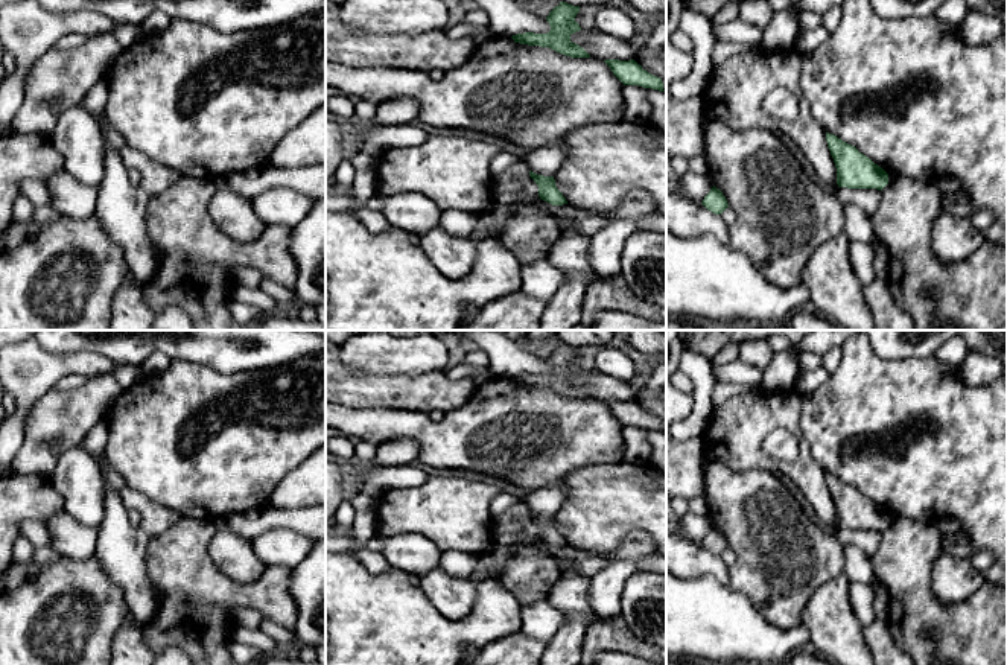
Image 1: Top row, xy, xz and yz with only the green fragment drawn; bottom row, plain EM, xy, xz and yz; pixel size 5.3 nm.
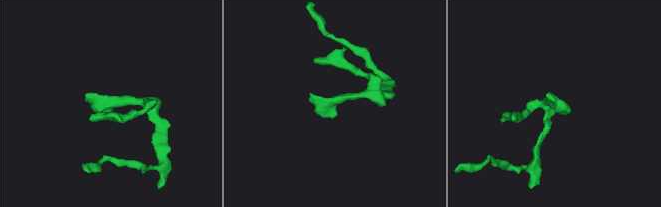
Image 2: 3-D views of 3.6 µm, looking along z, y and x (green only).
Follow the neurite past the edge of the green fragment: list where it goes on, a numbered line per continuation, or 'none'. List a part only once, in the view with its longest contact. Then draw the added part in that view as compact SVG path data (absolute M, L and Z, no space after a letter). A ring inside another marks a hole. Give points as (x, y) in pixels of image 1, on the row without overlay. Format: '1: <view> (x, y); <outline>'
none

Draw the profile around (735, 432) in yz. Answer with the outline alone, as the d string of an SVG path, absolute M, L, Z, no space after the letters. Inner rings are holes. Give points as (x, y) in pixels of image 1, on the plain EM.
M797 390L744 393L729 399L713 409L703 432L704 457L709 463L721 461L735 472L753 469L768 470L788 476L805 495L821 527L832 530L837 525L837 508L826 482L826 472L811 457L809 443L800 431L800 409L803 396ZM776 429L786 429L797 438L797 458L793 463L776 460L764 452L764 440Z

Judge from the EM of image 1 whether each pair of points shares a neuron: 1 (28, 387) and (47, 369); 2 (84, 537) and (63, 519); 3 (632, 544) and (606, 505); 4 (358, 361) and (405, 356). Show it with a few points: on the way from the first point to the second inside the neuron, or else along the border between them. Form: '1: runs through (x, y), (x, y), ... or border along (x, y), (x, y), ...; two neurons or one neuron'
1: runs through (32, 382), (43, 372); one neuron
2: runs through (79, 536), (67, 524); one neuron
3: border along (650, 537), (642, 531), (632, 531), (604, 557); two neurons
4: runs through (370, 356), (393, 356); one neuron

